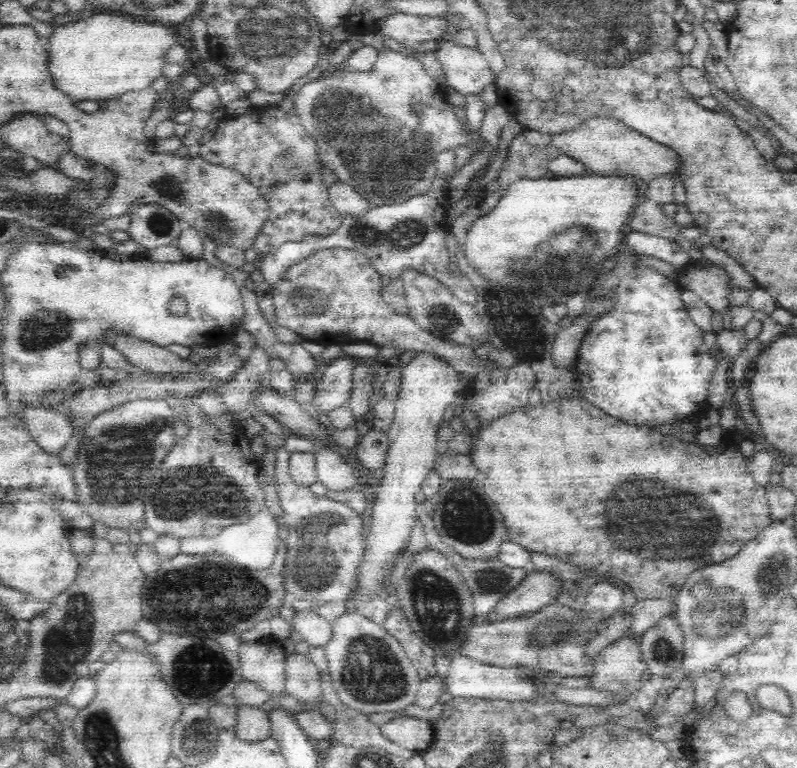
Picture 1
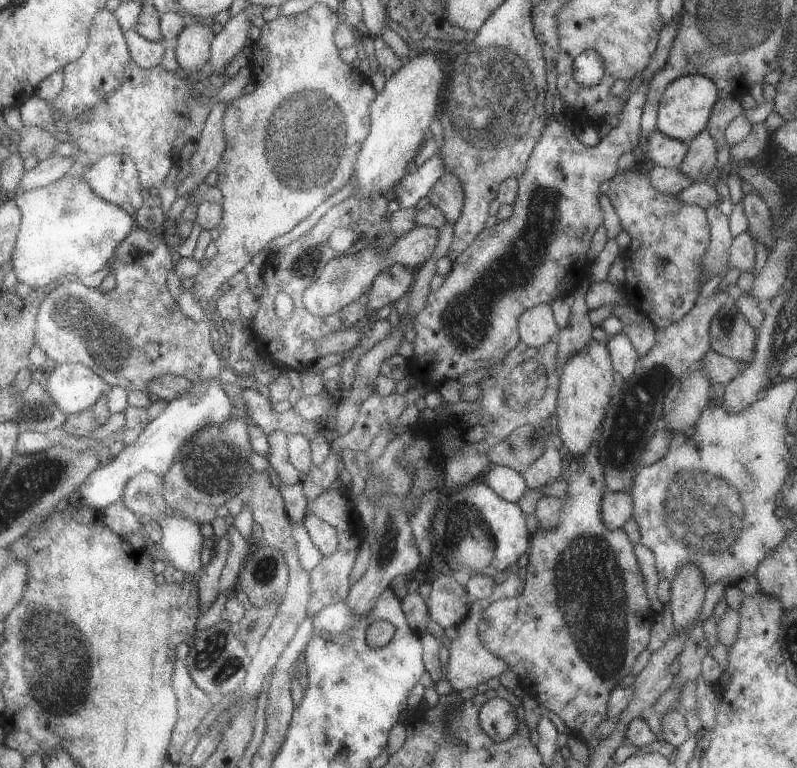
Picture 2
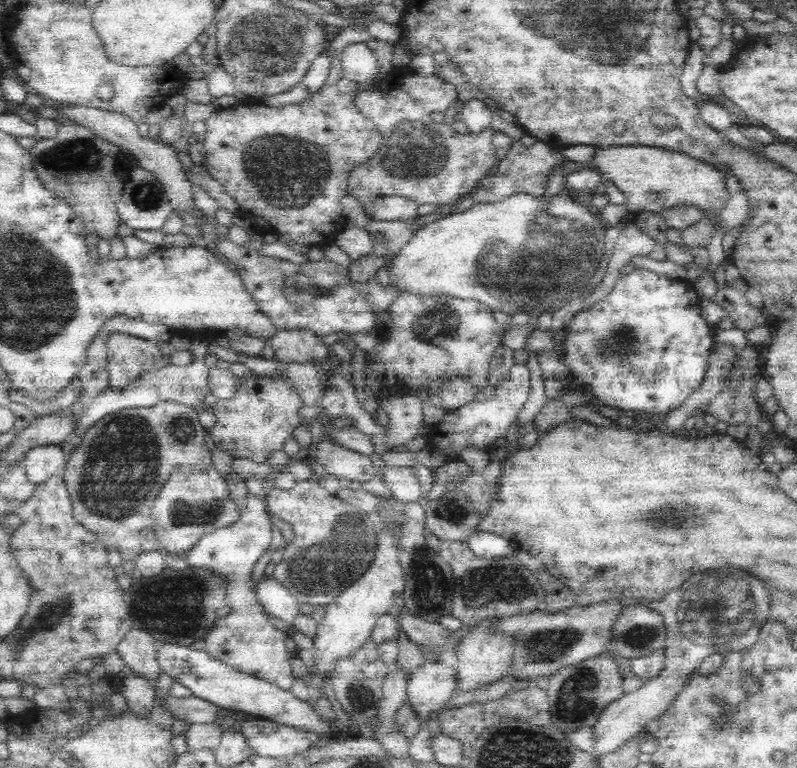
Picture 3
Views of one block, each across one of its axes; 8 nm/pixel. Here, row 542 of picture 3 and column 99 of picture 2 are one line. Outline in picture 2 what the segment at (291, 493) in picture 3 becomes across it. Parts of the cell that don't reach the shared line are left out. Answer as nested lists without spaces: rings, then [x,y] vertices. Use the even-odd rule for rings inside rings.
[[[133,228],[133,232],[117,246],[111,262],[109,262],[109,268],[111,268],[111,274],[115,274],[115,286],[109,290],[109,292],[99,292],[97,288],[85,288],[81,280],[73,280],[73,282],[63,282],[59,286],[53,286],[49,290],[49,294],[41,300],[39,304],[39,310],[37,310],[37,318],[35,318],[35,344],[39,350],[43,350],[43,354],[47,358],[51,358],[57,366],[61,364],[83,364],[83,366],[89,366],[105,384],[109,384],[111,388],[123,388],[127,394],[131,390],[139,390],[143,394],[147,394],[147,386],[151,380],[155,378],[161,378],[161,376],[177,376],[177,378],[189,378],[191,382],[217,382],[219,374],[221,374],[221,358],[219,354],[215,354],[211,350],[211,320],[209,318],[203,318],[201,322],[195,322],[187,316],[183,316],[181,308],[175,304],[171,292],[167,290],[167,284],[165,284],[165,276],[167,276],[167,270],[173,270],[173,264],[175,264],[175,252],[171,248],[167,248],[163,242],[161,242],[161,234],[155,234],[155,232],[149,232],[149,230],[141,230],[141,228]]]

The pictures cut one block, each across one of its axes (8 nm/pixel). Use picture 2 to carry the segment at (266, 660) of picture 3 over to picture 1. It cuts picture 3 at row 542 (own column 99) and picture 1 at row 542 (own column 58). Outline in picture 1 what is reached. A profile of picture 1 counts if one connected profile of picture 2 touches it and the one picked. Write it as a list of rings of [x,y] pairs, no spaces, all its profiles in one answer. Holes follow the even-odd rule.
[[[264,508],[254,518],[250,518],[246,524],[228,526],[218,536],[210,538],[208,534],[202,534],[196,538],[192,538],[192,536],[182,538],[180,540],[180,554],[184,554],[184,556],[202,556],[202,554],[224,554],[226,556],[228,554],[232,560],[236,556],[236,562],[240,562],[244,568],[262,572],[274,564],[274,556],[276,556],[278,542],[280,542],[280,536],[278,536],[280,524],[282,522],[276,516],[272,516],[268,508]]]

